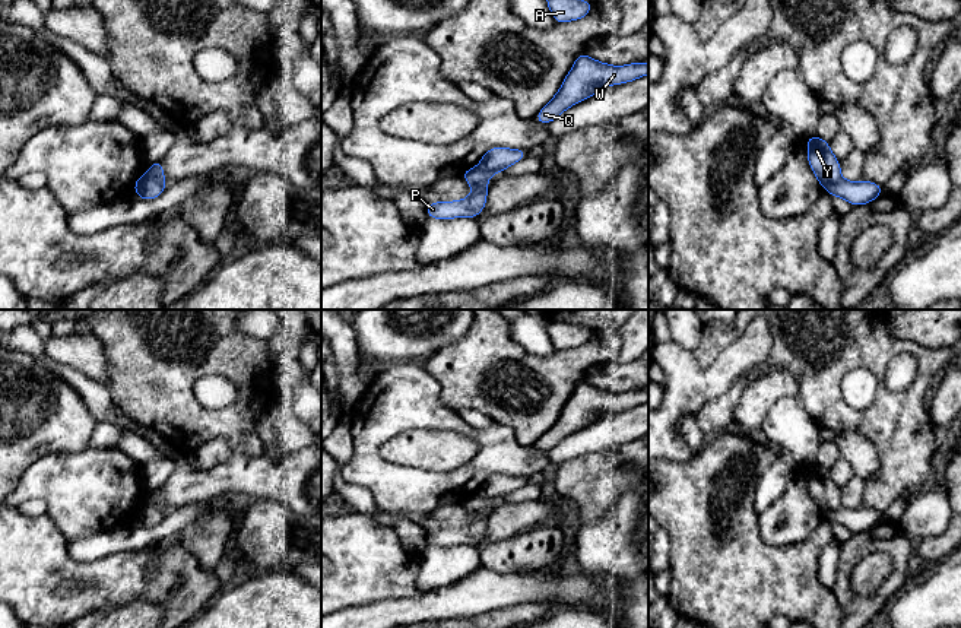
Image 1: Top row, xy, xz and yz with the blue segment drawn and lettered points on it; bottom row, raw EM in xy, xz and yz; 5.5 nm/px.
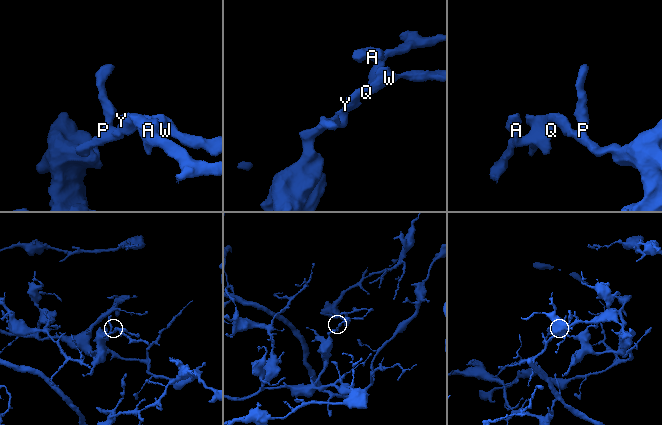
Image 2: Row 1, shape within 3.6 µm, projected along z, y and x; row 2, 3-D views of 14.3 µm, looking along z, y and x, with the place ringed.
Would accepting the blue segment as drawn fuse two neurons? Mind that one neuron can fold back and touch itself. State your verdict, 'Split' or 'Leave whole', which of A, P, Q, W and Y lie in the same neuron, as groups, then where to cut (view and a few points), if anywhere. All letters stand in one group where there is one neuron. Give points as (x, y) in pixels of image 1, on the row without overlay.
Split. Groups: A Q W Y / P. Split along xy (143, 503), (158, 506), (165, 511)

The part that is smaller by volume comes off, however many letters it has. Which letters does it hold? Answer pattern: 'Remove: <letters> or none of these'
Remove: A, Q, W, Y

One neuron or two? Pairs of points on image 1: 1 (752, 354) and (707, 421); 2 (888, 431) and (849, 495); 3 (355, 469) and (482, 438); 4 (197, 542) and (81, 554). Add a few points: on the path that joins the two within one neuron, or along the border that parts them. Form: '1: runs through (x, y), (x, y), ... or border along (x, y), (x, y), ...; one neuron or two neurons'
1: border along (739, 380), (701, 406); two neurons
2: border along (863, 481), (863, 495), (859, 506); two neurons
3: runs through (392, 482), (452, 482), (465, 473); one neuron
4: border along (208, 511), (180, 532); two neurons

